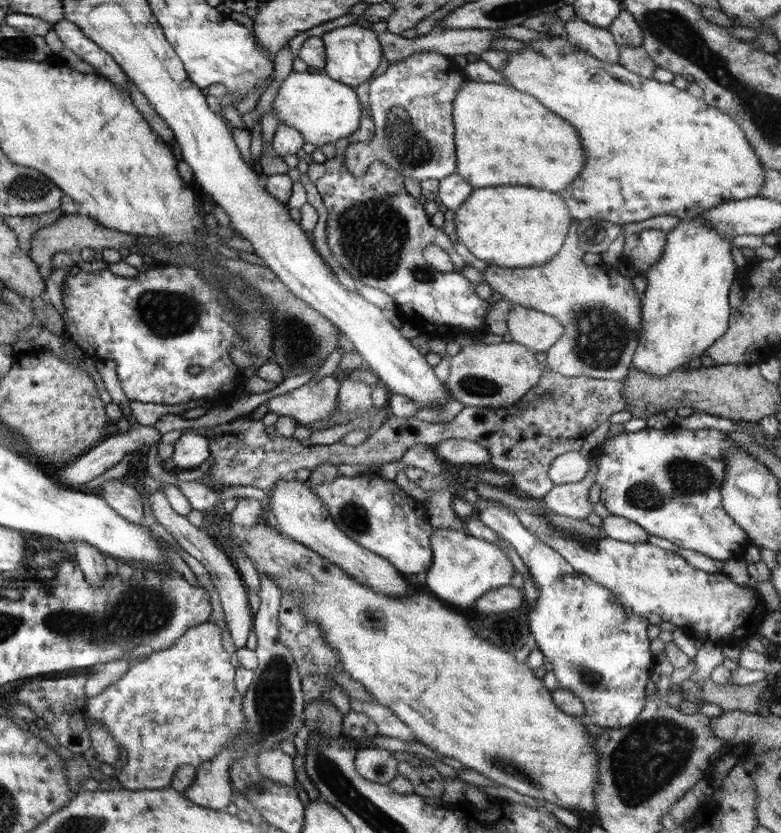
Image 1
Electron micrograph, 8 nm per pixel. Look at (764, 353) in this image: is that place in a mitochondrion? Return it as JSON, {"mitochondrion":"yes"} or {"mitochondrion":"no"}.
{"mitochondrion":"no"}

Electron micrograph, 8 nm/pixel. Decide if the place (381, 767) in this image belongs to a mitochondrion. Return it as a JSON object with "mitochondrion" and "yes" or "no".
{"mitochondrion":"yes"}

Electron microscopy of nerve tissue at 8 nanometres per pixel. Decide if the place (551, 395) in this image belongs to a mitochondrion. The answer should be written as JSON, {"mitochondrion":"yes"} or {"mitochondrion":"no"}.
{"mitochondrion":"yes"}

